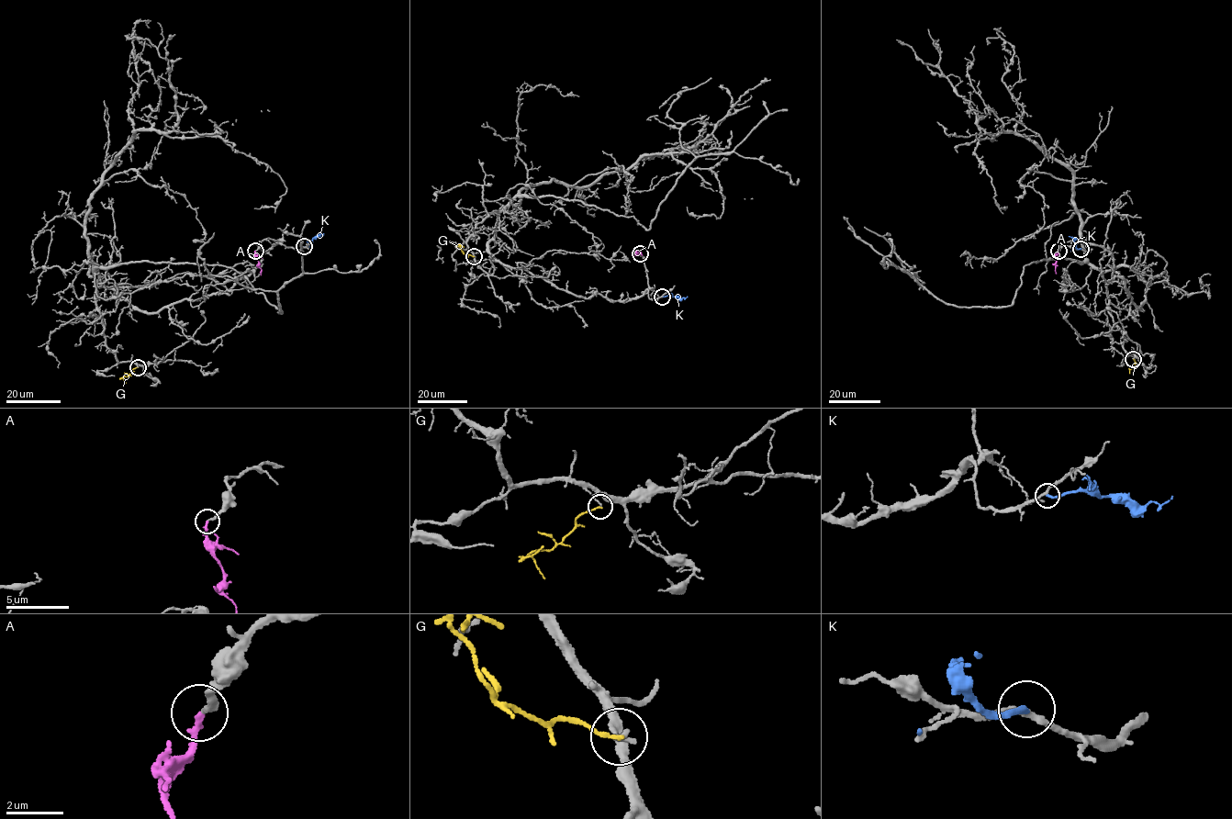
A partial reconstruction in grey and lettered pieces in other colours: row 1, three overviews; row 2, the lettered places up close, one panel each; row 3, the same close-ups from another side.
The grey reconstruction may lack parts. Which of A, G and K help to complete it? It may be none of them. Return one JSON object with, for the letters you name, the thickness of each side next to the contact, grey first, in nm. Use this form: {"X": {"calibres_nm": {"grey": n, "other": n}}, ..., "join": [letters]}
{"A": {"calibres_nm": {"grey": 200, "other": 220}}, "K": {"calibres_nm": {"grey": 200, "other": 200}}, "join": ["A", "K"]}

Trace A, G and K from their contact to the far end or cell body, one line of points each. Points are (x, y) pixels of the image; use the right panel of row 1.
A: (1058, 251), (1056, 274)
G: (1134, 359), (1135, 366), (1129, 368), (1129, 373)
K: (1080, 249), (1076, 248), (1074, 238), (1069, 236)

